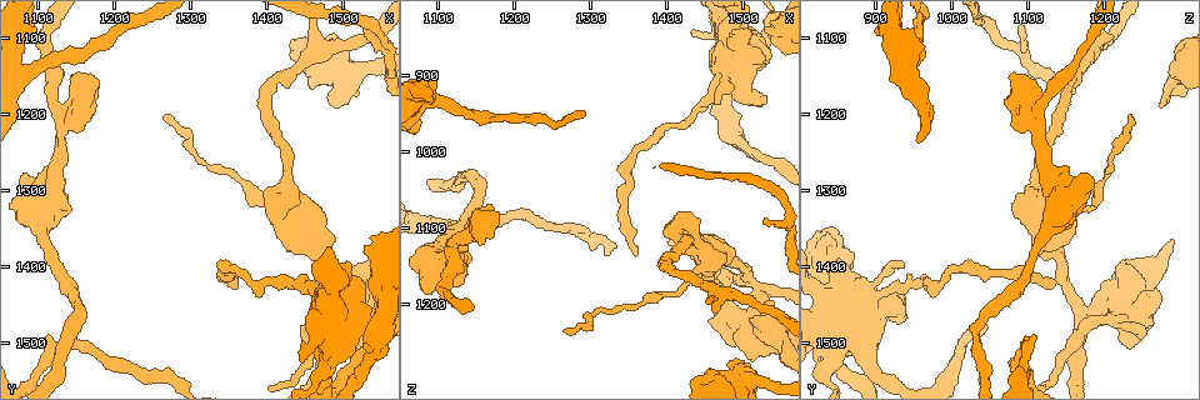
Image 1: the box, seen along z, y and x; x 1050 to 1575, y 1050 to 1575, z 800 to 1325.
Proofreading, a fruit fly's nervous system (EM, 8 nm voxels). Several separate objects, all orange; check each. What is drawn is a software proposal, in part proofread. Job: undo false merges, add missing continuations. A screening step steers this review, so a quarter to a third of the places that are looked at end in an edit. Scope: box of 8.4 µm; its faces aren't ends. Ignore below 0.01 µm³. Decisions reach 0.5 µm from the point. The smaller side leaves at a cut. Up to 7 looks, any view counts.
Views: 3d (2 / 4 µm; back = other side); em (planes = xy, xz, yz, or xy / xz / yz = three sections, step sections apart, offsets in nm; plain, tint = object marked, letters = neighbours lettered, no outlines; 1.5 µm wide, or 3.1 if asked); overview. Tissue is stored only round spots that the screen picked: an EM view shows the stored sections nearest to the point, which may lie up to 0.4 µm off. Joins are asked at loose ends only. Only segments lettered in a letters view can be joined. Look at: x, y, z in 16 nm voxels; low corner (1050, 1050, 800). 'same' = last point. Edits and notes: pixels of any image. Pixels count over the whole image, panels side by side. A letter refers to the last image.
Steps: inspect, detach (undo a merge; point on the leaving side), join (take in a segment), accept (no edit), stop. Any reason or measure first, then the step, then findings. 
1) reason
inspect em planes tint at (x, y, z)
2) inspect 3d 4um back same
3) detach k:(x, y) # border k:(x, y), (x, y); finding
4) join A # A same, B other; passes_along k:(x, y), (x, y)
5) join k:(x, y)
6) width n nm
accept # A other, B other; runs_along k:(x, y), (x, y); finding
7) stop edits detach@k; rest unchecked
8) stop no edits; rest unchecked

calibre changes
inspect em yz step 4 tint at (1095, 1550, 1090)

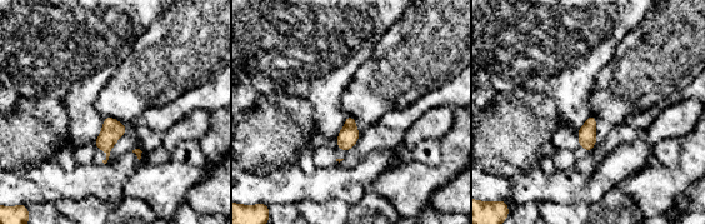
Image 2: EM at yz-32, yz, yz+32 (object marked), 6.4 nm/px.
cut it another way
inspect em planes letters same

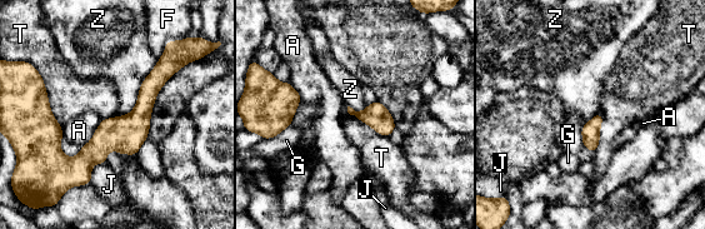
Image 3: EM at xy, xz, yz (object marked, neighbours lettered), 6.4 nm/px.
accept # A other, F other, G other, J other, T other, Z other; runs_along 3:(171, 44), (144, 108), (89, 163); one cell here

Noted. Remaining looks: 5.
an open end
inspect 3d 4um back at (1485, 1185, 1275)

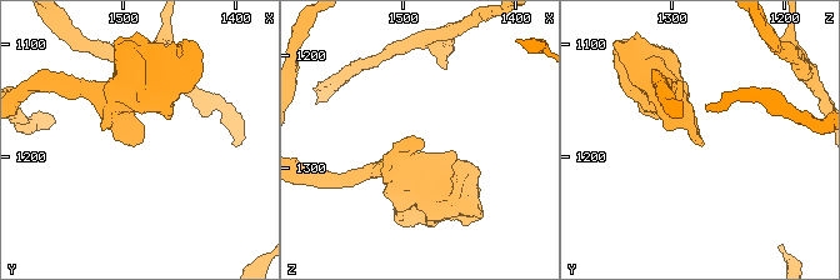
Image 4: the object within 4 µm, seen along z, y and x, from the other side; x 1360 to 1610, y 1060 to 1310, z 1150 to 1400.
inspect em planes letters at (1484, 1186, 1274)

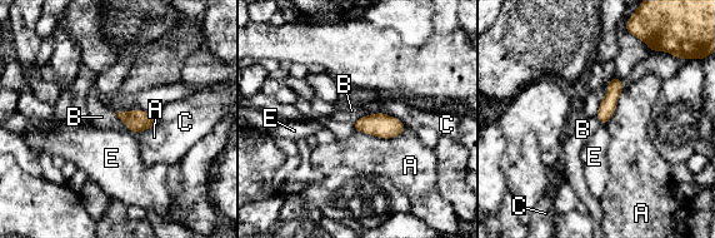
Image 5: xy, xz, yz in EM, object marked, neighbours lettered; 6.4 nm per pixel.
accept # A other, B other, C other, E other; border 5:(114, 114), (129, 129); none of them fits

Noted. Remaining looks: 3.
thick turns thin
inspect em planes plain at (1480, 1530, 840)

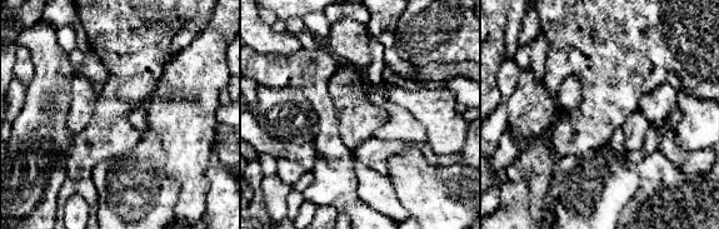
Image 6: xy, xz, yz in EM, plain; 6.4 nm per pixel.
what lies round it
inspect em planes letters same

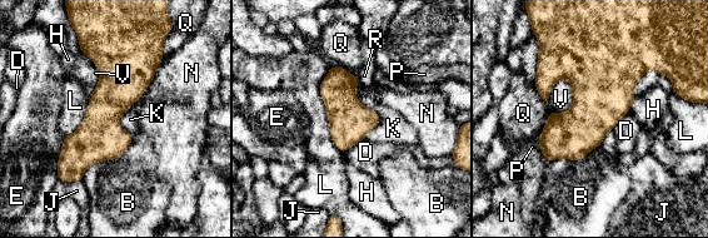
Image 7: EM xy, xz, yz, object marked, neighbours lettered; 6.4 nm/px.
accept # B other, D other, E other, H other, J other, K other, L other, N other, P other, Q other, R other, V other; border 7:(355, 97), (379, 117), (364, 138); all the same cell

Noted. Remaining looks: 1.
stop no edits; rest unchecked

